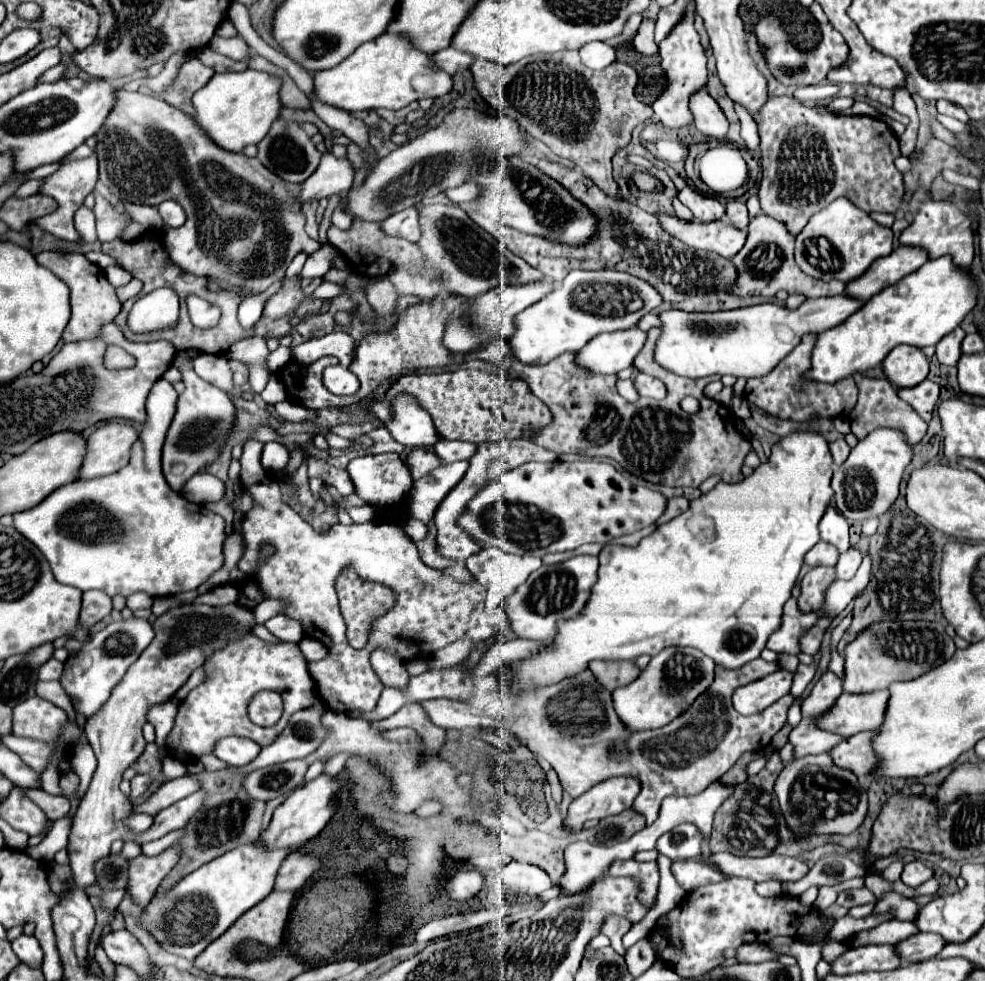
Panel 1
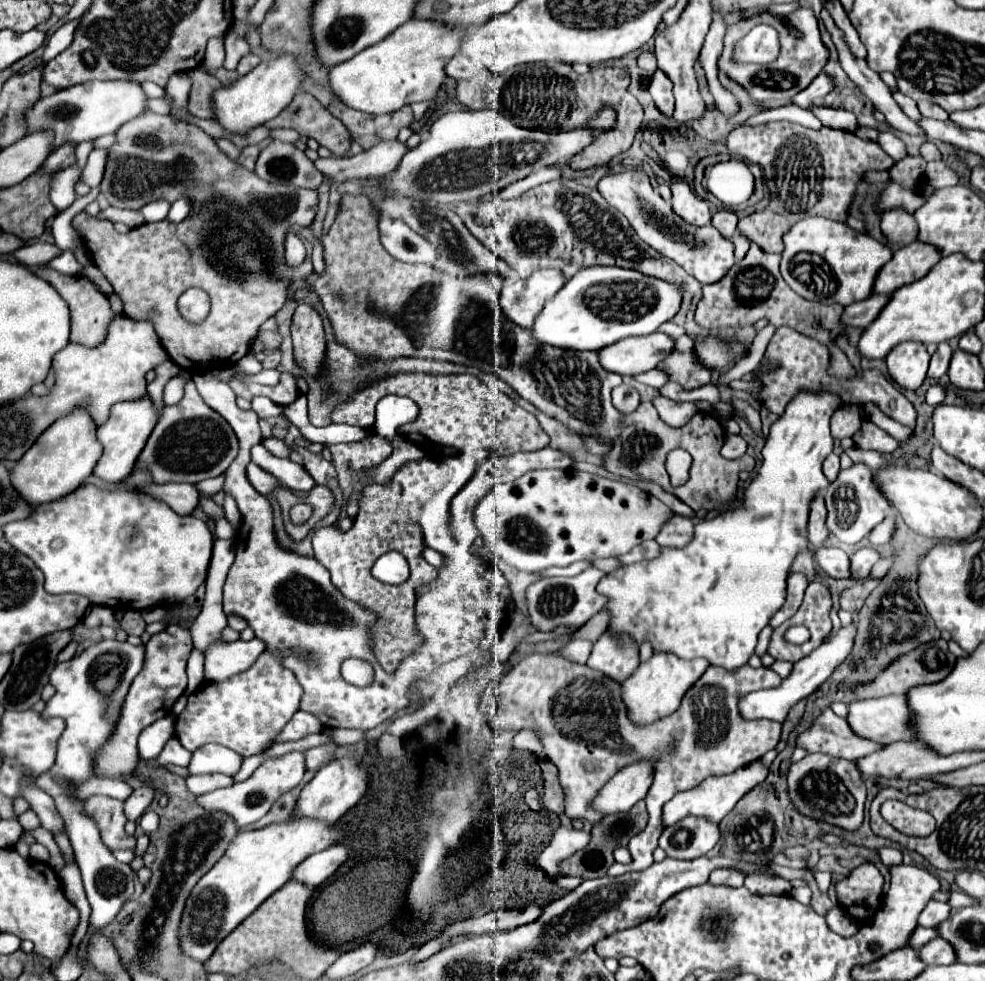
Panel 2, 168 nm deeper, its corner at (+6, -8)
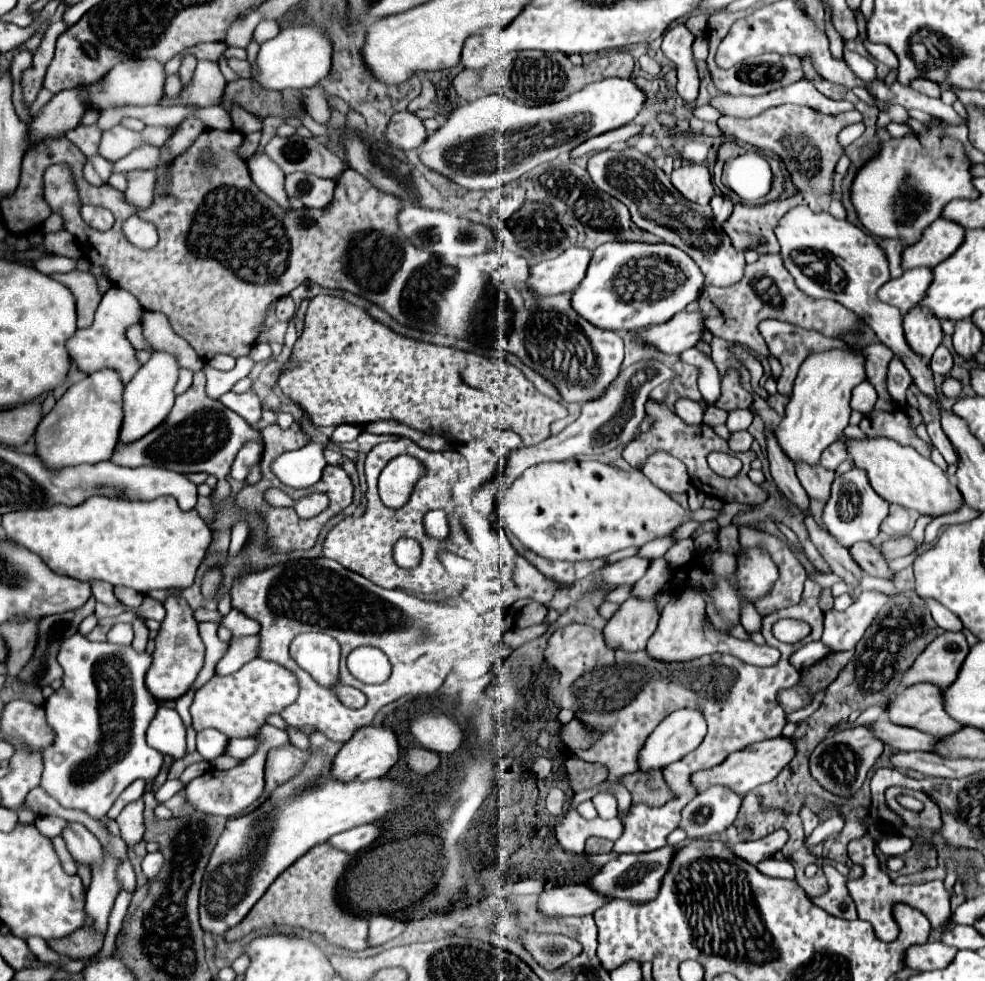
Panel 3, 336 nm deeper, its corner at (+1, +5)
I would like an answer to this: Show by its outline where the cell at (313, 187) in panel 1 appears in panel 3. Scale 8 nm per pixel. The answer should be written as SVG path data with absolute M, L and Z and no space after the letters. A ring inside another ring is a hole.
M402 111L402 113L394 113L388 127L386 127L386 133L384 133L384 139L388 145L392 147L398 147L398 149L416 149L422 145L422 141L426 139L426 129L422 125L422 121L410 113L410 111Z

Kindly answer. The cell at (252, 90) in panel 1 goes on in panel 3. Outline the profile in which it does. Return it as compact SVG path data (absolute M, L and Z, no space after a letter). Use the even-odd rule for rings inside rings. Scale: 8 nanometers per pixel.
M308 25L286 27L274 39L262 43L260 53L256 57L258 75L254 77L254 83L260 85L262 89L272 89L272 91L314 87L328 75L330 55L332 55L330 41L322 33L322 29L314 29Z

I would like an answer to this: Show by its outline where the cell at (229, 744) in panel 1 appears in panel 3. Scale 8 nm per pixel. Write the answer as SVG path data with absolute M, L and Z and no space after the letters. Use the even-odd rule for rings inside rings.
M204 729L202 733L198 733L196 737L196 749L198 753L206 759L206 761L214 761L216 757L226 753L228 747L228 737L216 729Z

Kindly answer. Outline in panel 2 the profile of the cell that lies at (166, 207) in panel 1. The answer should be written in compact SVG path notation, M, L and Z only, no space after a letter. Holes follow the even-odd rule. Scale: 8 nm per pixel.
M179 198L177 202L173 202L167 220L171 220L171 222L183 222L191 214L191 210L193 210L193 204L187 198Z

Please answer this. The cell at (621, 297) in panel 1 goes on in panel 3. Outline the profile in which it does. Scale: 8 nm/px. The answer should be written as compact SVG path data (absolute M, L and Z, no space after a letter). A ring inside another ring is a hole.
M604 243L592 253L586 277L572 291L572 309L590 325L608 331L638 331L666 323L698 299L704 277L698 265L674 245Z

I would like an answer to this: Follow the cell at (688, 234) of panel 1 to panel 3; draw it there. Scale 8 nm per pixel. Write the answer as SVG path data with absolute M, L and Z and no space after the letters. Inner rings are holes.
M634 147L606 149L590 157L588 173L602 191L610 193L630 209L632 221L640 229L658 235L664 243L674 245L690 255L700 267L706 285L724 287L742 279L742 265L746 263L744 255L732 245L730 237L722 231L722 225L714 221L710 205L700 207L692 201L686 201L670 183L668 175L656 167L648 155Z

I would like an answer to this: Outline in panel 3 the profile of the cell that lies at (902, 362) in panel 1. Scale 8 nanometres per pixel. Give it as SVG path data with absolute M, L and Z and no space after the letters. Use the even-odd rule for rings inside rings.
M914 309L904 315L904 337L916 355L930 359L944 335L940 321L932 313L926 313L926 309Z

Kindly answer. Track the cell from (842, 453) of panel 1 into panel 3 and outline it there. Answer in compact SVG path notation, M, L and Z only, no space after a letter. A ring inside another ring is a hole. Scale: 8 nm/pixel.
M836 441L832 443L830 447L826 447L822 451L822 457L820 457L820 463L830 469L830 471L836 471L838 465L848 457L848 451L846 451L846 443L844 441Z

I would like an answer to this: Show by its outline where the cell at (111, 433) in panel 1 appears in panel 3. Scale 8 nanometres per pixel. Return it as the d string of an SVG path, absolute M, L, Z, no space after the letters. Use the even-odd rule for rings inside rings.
M156 351L156 353L152 353L150 361L140 367L140 371L134 375L134 379L124 387L124 395L122 395L124 419L122 419L118 445L128 445L128 443L138 441L138 437L144 437L146 433L150 433L150 429L154 429L154 425L158 425L166 419L166 415L170 413L170 409L174 405L174 397L176 397L174 385L178 381L178 367L180 365L176 363L174 355Z

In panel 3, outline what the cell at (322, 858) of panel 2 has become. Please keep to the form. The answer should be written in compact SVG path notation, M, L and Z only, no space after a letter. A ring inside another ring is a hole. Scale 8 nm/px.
M362 825L362 827L354 827L354 829L348 829L348 831L342 831L334 837L330 837L328 845L352 855L352 853L364 849L366 845L370 845L378 835L380 835L380 829L376 825Z

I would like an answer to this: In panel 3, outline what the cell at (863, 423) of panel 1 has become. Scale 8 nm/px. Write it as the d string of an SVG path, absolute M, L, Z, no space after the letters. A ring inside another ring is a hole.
M886 393L880 395L876 407L866 415L870 419L870 423L872 423L872 429L868 429L868 435L870 437L894 439L900 445L914 447L924 457L930 457L931 449L929 445L910 431L906 413L902 413L902 411L890 413L892 409L896 409L896 405L888 401Z

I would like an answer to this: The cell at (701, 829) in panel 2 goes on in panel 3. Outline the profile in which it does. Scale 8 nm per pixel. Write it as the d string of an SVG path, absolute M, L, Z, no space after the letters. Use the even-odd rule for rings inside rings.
M714 787L706 793L696 795L684 809L680 829L686 831L688 839L702 839L724 833L736 819L742 799L730 793L730 789Z

